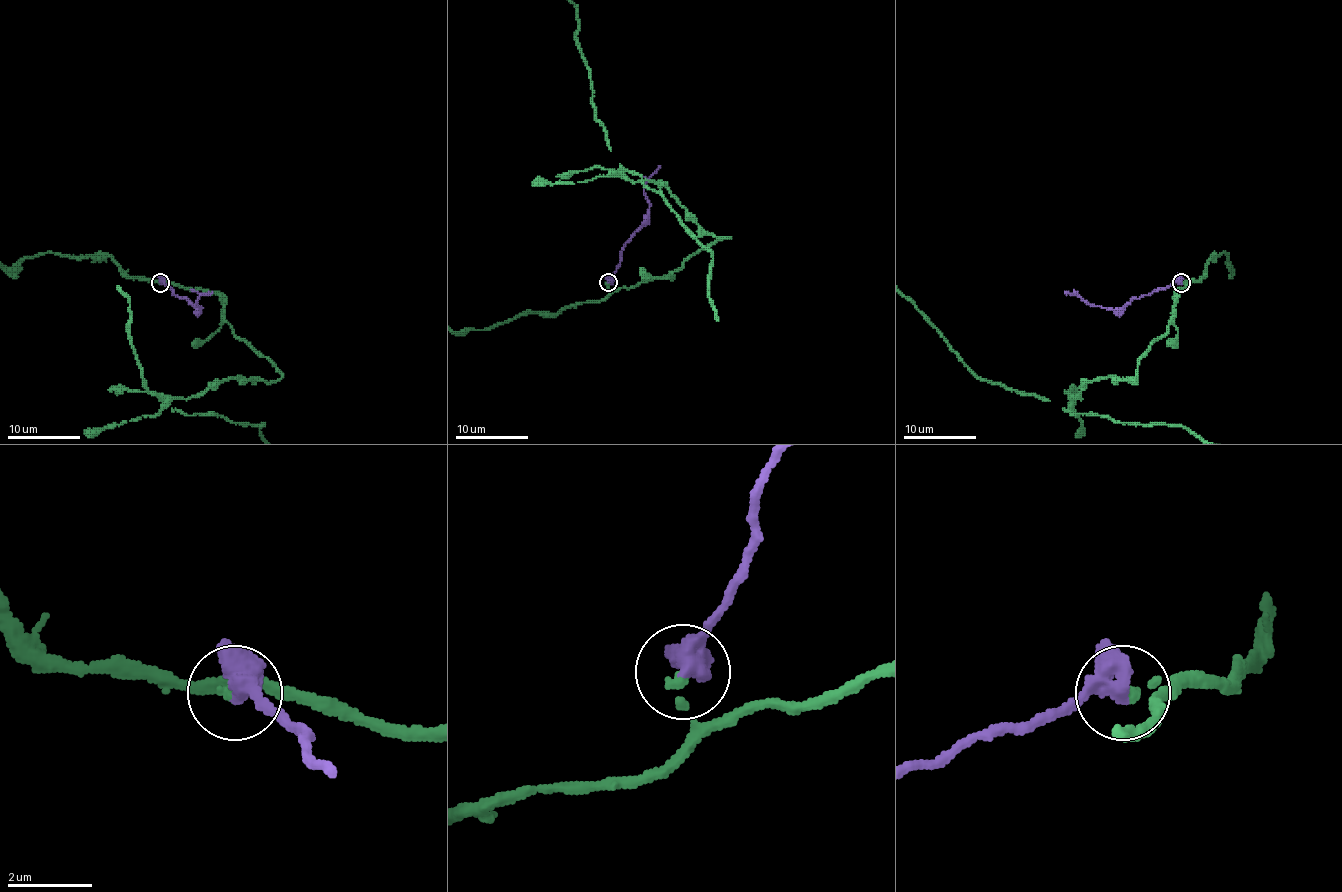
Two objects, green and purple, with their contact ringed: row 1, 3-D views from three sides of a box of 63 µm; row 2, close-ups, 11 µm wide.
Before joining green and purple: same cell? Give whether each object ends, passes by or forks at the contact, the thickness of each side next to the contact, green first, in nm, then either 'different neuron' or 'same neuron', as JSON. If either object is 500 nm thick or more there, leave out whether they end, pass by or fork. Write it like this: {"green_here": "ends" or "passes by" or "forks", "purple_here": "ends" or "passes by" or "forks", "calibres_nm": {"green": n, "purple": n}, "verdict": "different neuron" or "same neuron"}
{"green_here": "ends", "purple_here": "passes by", "calibres_nm": {"green": 180, "purple": 460}, "verdict": "same neuron"}

